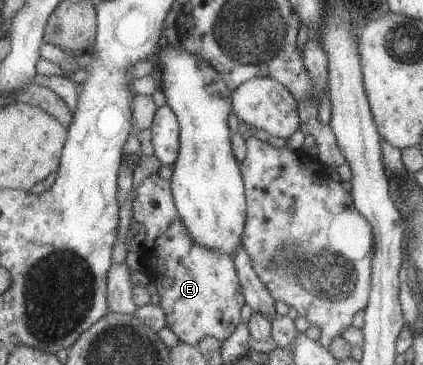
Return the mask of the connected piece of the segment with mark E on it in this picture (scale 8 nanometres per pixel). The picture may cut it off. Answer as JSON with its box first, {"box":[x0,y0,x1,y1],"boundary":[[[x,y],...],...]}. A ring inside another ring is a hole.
{"box":[131,173,245,347],"boundary":[[[157,173],[147,176],[135,188],[131,216],[144,228],[144,241],[139,250],[141,260],[147,270],[146,274],[153,279],[156,292],[160,296],[159,306],[165,313],[167,328],[177,336],[179,342],[192,347],[195,347],[203,337],[225,340],[240,322],[239,310],[245,303],[232,256],[201,246],[190,239],[175,210],[170,181],[160,178]]]}

